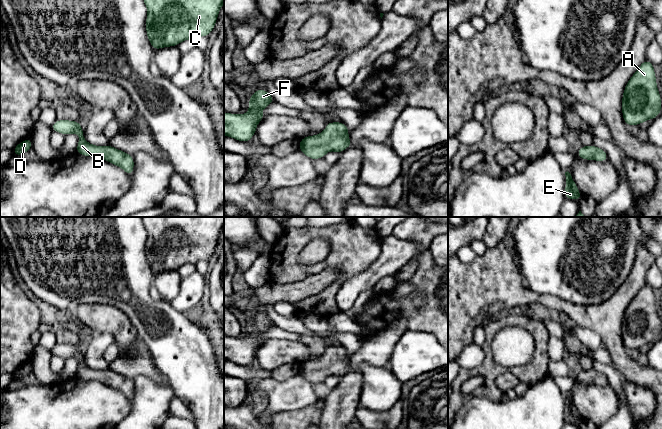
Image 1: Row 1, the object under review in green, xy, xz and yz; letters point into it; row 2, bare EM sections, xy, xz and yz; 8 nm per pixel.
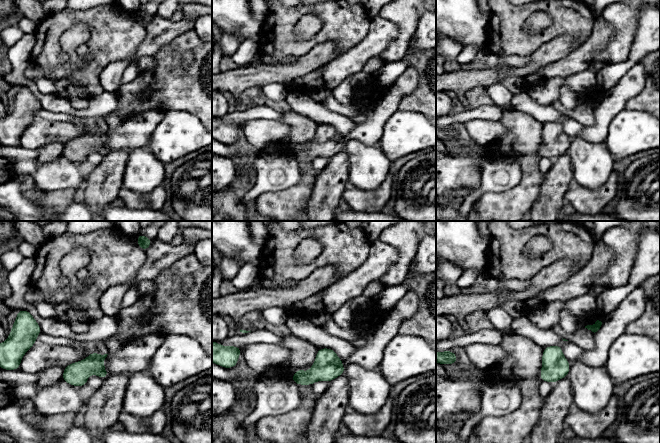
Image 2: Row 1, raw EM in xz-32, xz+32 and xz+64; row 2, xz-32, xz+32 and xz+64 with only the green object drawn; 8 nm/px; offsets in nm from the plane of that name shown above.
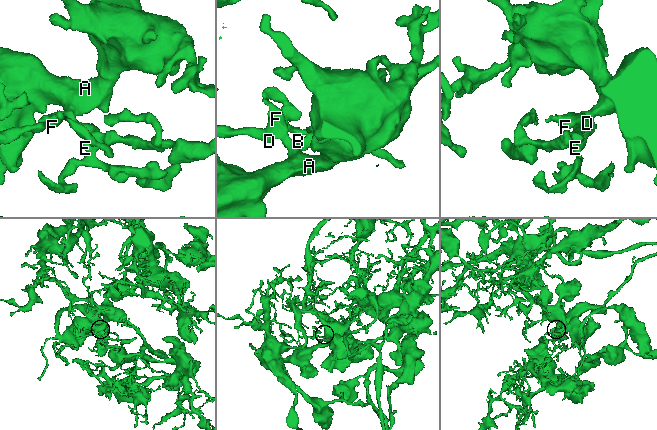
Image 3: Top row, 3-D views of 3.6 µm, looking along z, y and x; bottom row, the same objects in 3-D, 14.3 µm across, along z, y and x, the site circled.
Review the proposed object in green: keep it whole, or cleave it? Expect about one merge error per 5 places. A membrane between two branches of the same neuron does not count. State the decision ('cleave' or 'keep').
keep

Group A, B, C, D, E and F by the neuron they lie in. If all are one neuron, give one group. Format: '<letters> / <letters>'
A B C D E F

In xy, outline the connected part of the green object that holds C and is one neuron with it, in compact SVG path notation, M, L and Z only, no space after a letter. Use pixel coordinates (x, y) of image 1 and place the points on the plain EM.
M141 217L147 231L146 258L153 273L207 261L214 253L224 217Z

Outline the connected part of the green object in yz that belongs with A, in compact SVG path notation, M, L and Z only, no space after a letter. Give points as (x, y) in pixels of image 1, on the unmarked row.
M647 283L630 301L622 319L622 340L626 349L653 344L662 335L654 289Z

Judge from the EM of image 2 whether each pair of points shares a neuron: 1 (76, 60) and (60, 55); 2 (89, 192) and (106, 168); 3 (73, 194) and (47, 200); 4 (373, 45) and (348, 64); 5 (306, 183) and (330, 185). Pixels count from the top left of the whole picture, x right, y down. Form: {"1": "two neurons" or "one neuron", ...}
{"1": "two neurons", "2": "one neuron", "3": "one neuron", "4": "one neuron", "5": "two neurons"}

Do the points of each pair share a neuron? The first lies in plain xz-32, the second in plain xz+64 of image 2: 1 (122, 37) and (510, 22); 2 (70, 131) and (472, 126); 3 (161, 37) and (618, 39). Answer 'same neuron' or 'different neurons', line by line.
1: same neuron
2: same neuron
3: different neurons

